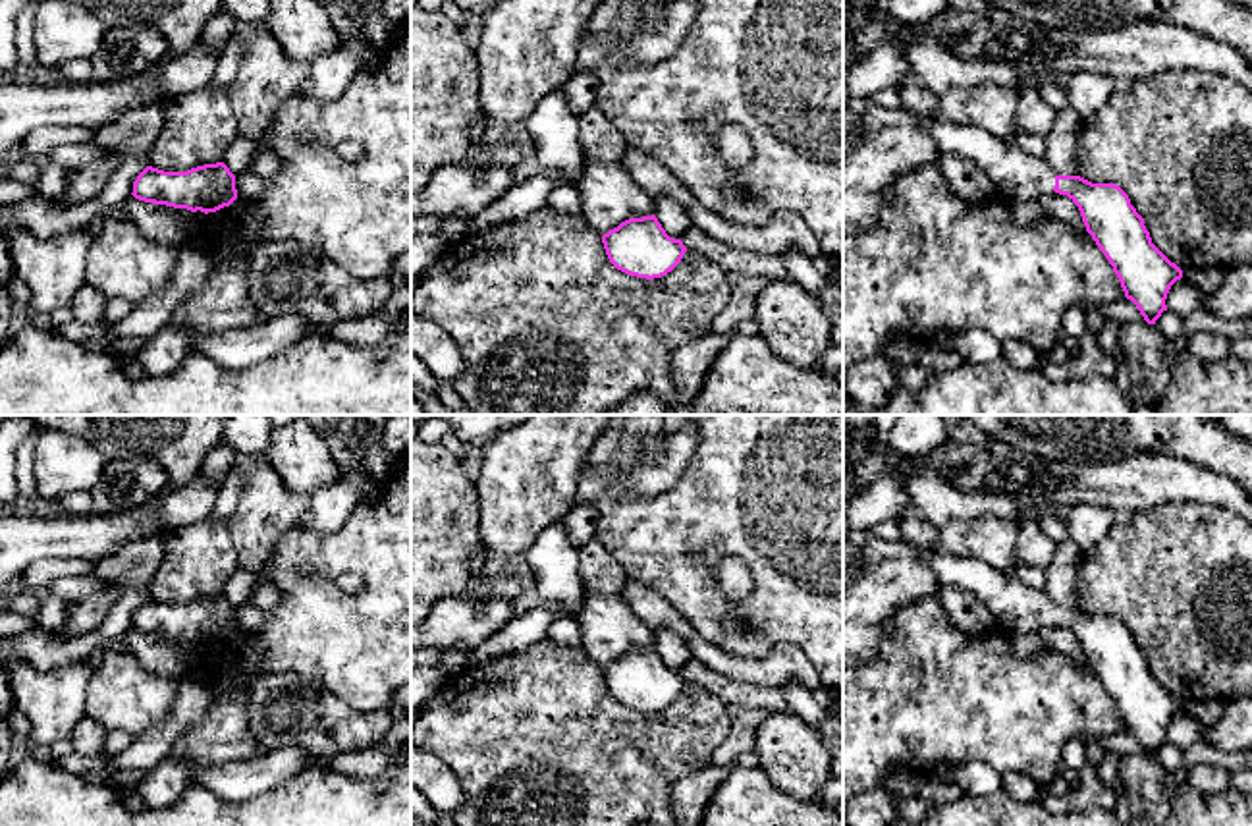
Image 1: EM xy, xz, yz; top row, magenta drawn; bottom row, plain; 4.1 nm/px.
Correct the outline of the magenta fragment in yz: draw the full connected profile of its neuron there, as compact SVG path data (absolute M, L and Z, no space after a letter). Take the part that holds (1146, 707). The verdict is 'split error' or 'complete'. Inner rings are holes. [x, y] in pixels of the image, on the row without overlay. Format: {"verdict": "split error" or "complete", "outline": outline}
{"verdict": "split error", "outline": "M938 548L924 550L924 560L941 583L974 594L993 621L1011 633L1036 633L1053 623L1067 627L1113 699L1125 730L1138 739L1144 753L1156 757L1167 743L1167 726L1183 710L1183 702L1152 675L1144 650L1119 618L1057 608L1046 589L1026 587L1015 571L1001 571L982 560Z"}

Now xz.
{"verdict": "complete", "outline": "M629 650L602 668L610 695L637 710L662 710L683 691L687 679L666 666L658 650Z"}

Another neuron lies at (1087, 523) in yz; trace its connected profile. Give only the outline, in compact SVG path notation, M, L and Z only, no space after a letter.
M1078 504L1065 517L1069 538L1086 554L1113 529L1115 511L1096 504Z

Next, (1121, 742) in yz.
M1119 730L1109 735L1096 735L1090 739L1098 741L1107 753L1113 753L1117 757L1146 755L1144 749L1140 747L1138 739L1127 730Z

